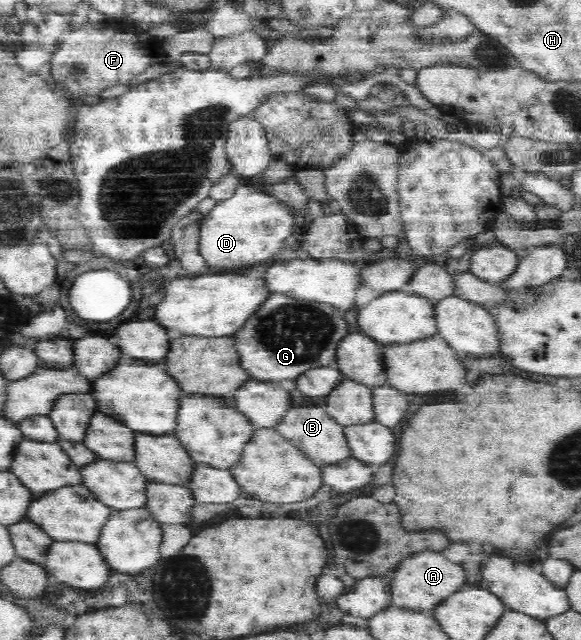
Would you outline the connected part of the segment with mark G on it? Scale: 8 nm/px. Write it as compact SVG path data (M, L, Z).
M273 293L234 337L242 355L242 365L250 371L251 378L281 381L301 377L317 366L334 364L337 348L348 334L349 324L341 310L289 294Z

